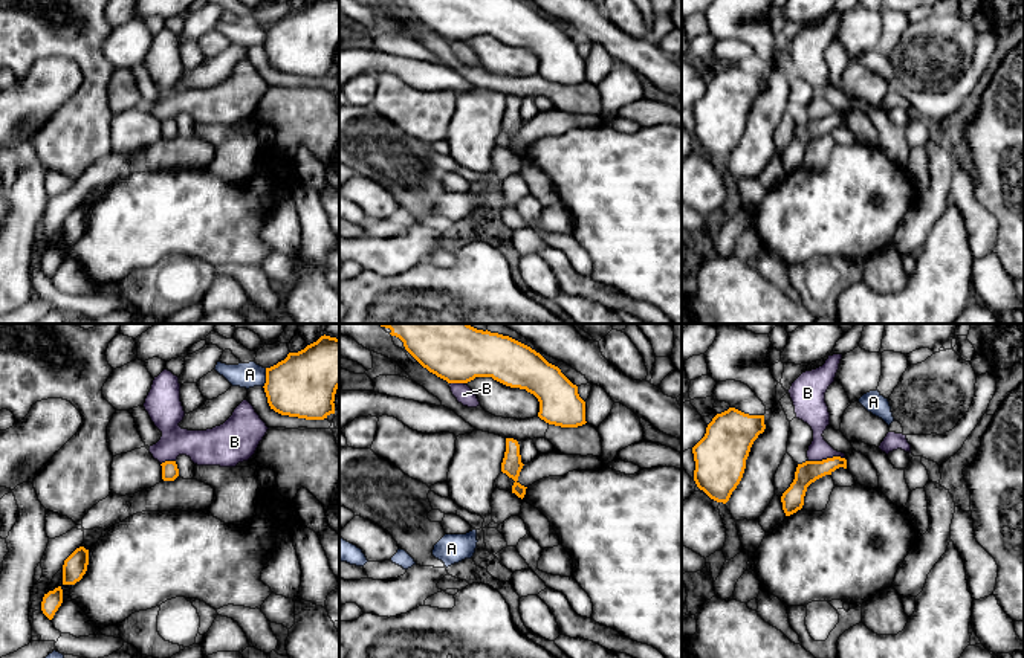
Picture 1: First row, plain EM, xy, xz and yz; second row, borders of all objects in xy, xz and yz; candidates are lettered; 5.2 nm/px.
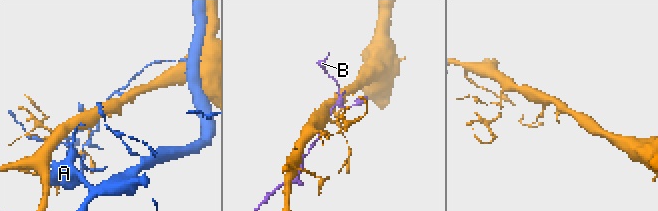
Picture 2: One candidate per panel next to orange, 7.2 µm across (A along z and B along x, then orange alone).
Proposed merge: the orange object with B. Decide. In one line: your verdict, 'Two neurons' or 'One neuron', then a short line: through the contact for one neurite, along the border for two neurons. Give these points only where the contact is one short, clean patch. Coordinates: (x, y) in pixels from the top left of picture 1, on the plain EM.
Two neurons

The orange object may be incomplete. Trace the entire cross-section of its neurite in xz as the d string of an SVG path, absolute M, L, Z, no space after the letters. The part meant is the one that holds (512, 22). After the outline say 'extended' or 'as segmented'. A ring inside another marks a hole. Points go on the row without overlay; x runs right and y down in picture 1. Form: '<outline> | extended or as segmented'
M403 0L405 8L429 31L448 41L492 35L526 47L540 60L538 75L549 82L585 82L585 60L558 24L521 0Z | as segmented

